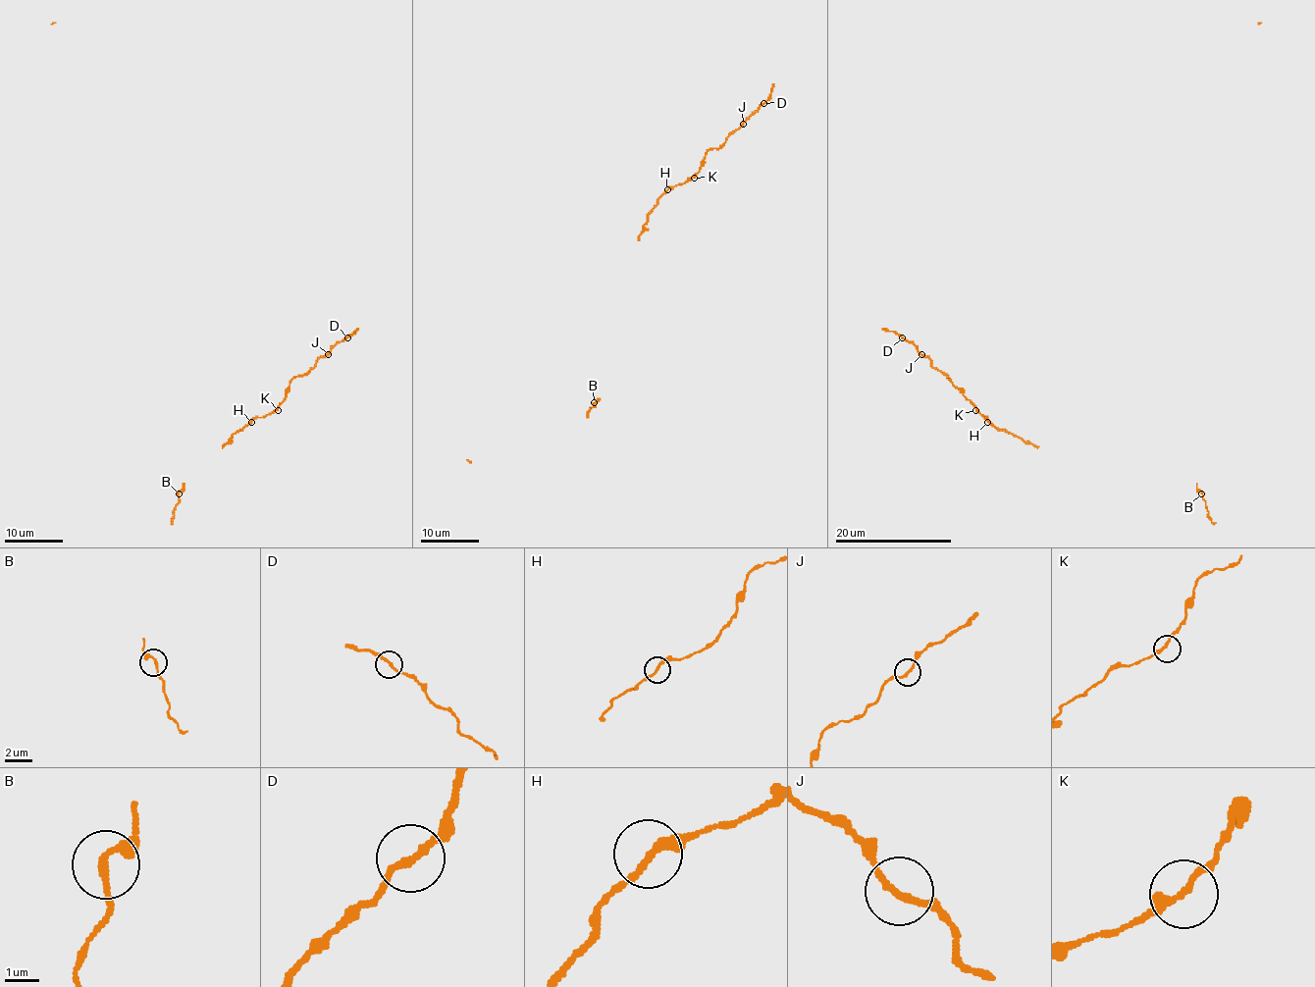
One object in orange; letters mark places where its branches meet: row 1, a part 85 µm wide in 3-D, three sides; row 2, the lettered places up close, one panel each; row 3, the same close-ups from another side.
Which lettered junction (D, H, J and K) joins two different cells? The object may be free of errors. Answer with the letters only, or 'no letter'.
no letter

